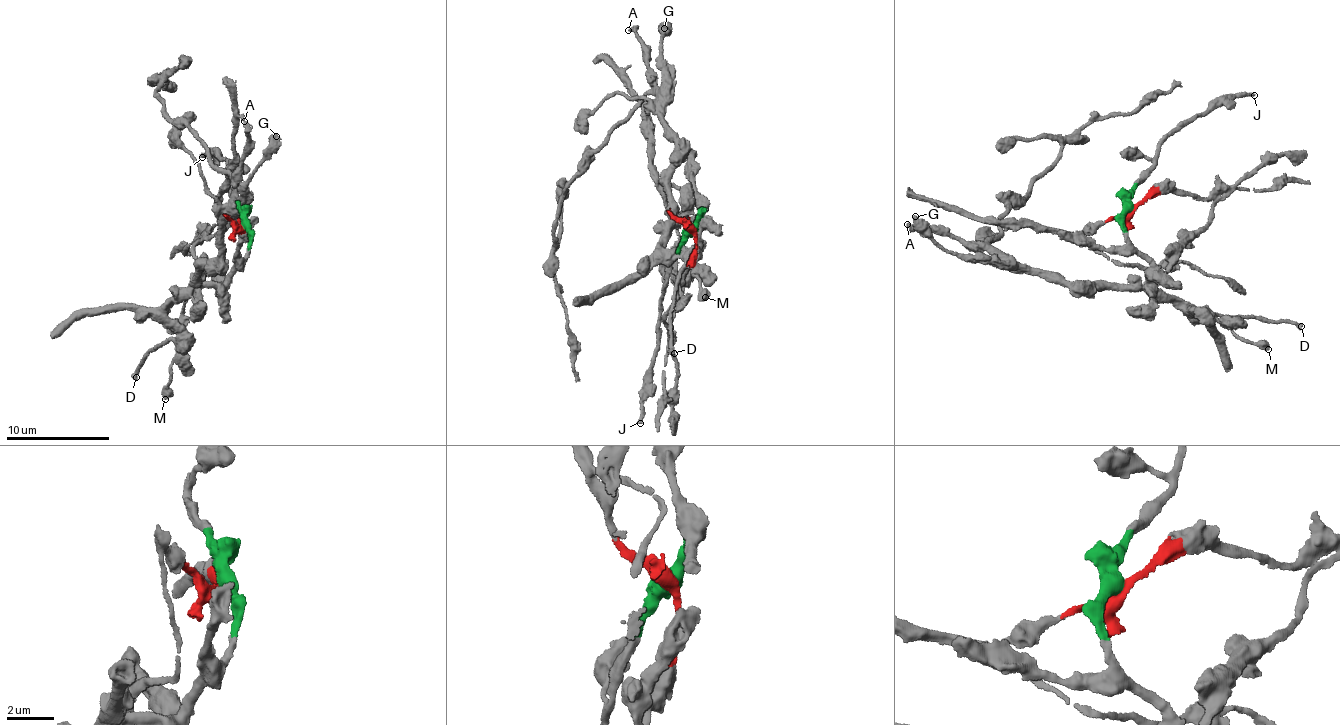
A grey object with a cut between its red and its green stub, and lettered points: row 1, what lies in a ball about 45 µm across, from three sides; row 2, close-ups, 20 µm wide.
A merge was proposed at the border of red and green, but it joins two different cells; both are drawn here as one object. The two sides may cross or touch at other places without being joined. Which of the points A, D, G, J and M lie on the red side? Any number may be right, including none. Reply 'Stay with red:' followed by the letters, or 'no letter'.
Stay with red: no letter

